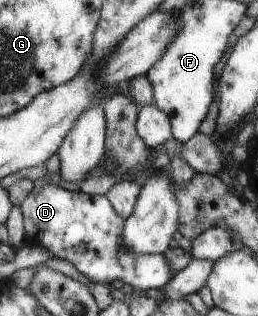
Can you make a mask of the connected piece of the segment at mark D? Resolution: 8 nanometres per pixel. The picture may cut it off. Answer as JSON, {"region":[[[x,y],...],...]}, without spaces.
{"region":[[[43,178],[32,179],[33,187],[27,197],[20,203],[22,213],[22,223],[24,227],[24,239],[27,245],[38,245],[48,249],[52,257],[68,261],[91,282],[109,284],[111,281],[121,281],[127,283],[132,289],[147,291],[147,289],[160,289],[174,272],[170,270],[170,265],[165,261],[163,254],[136,254],[127,251],[125,247],[119,247],[115,251],[115,243],[119,243],[119,223],[123,223],[123,218],[116,212],[113,205],[109,205],[110,200],[105,195],[89,195],[81,191],[72,192],[46,183]]]}

